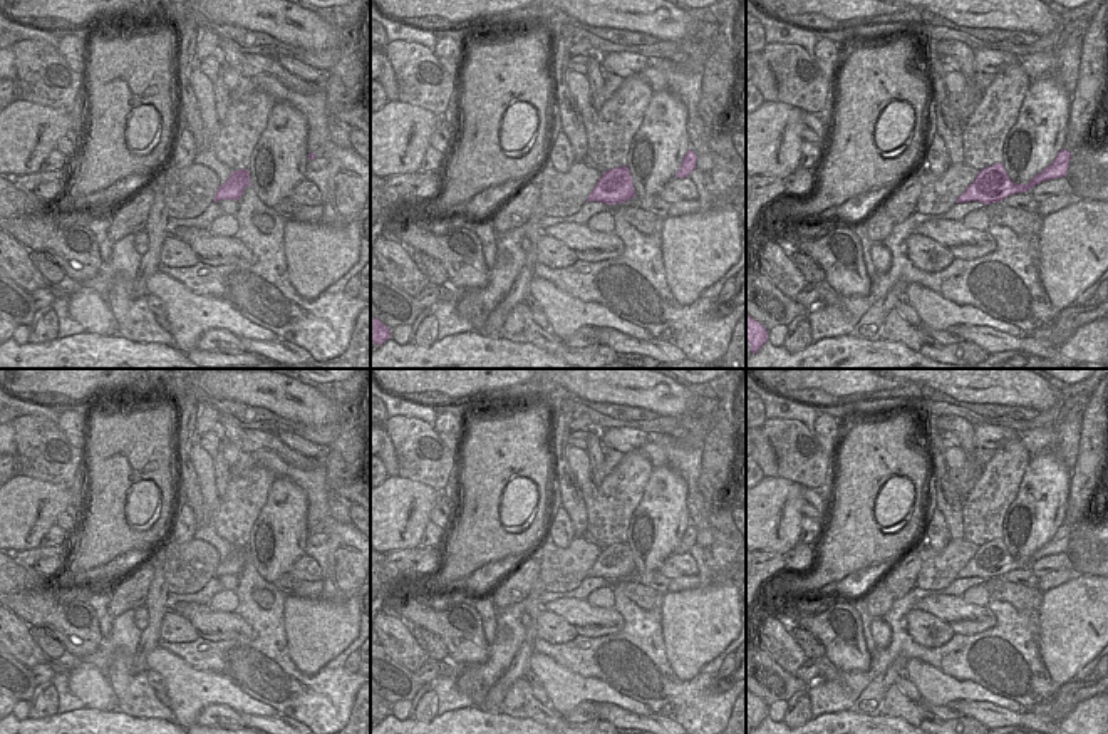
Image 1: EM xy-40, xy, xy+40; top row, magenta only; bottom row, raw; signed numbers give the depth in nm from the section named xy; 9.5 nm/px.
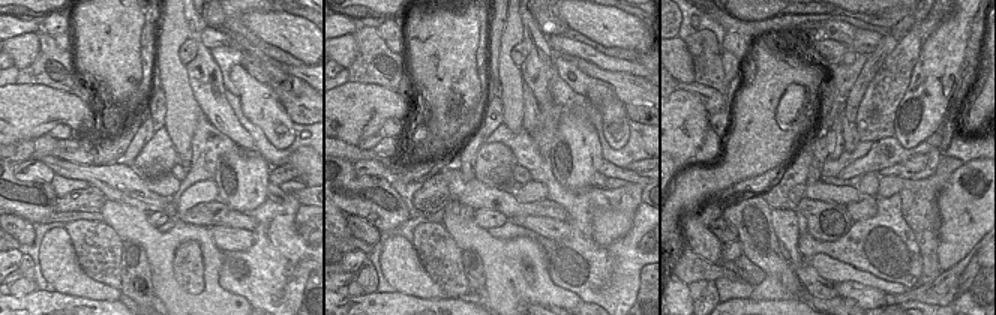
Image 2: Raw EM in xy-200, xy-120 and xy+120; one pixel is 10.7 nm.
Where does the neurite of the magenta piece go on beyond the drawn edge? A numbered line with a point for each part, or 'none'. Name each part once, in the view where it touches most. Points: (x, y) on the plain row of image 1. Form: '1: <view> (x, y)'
none

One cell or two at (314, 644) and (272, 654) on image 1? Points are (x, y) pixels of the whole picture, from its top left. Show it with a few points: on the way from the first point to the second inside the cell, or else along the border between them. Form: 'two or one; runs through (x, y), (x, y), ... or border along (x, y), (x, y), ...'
two; border along (282, 612), (289, 657), (302, 672), (314, 676)

